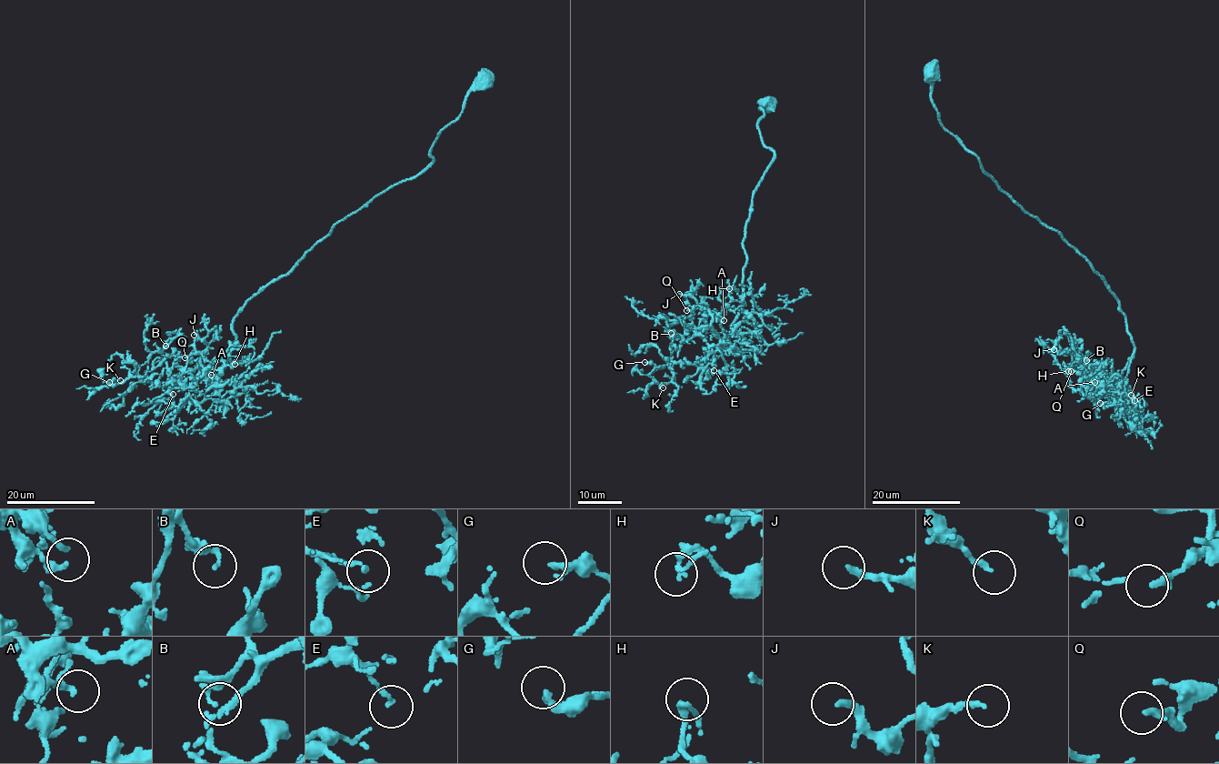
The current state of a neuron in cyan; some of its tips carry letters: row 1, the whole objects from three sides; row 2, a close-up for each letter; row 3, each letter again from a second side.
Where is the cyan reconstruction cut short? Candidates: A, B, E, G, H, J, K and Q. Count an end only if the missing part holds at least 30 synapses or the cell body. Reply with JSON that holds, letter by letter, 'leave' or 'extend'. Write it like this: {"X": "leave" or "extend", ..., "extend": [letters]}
{"A": "leave", "B": "leave", "E": "leave", "G": "leave", "H": "leave", "J": "extend", "K": "leave", "Q": "leave", "extend": ["J"]}

